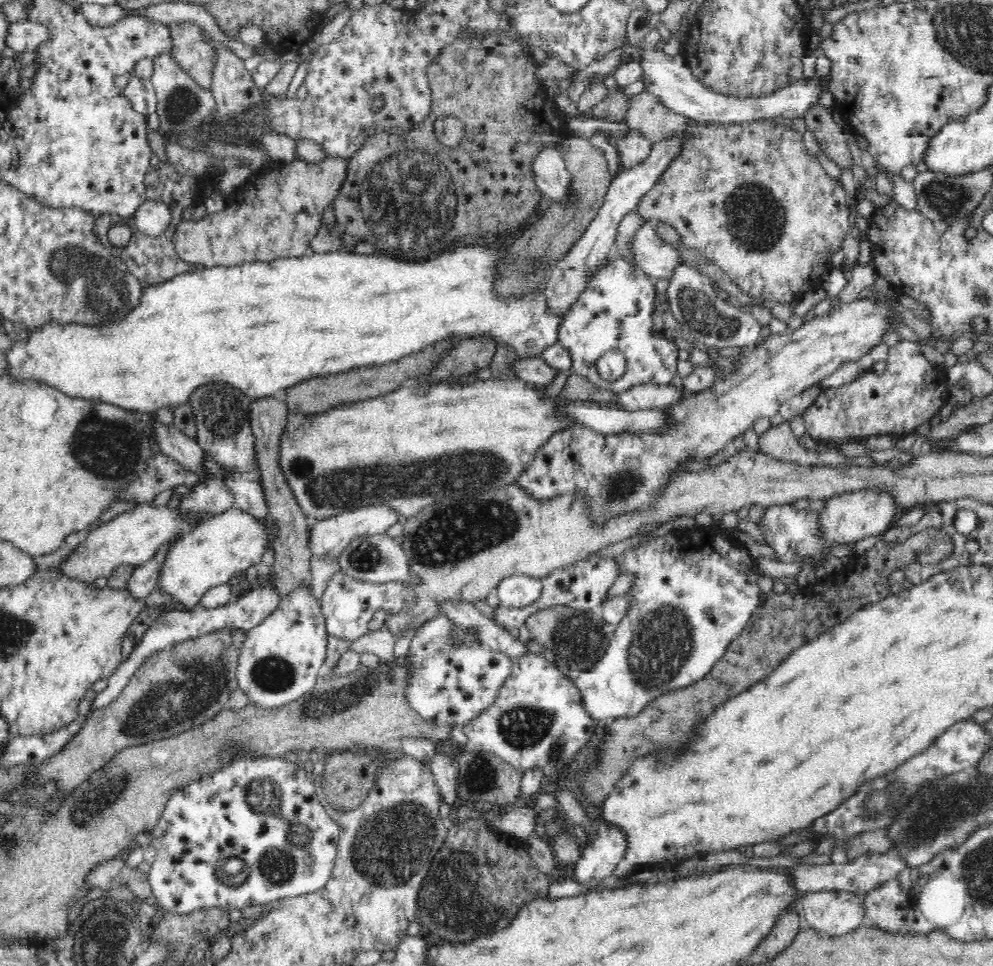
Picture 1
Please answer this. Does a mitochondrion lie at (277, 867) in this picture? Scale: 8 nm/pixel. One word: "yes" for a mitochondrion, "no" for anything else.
yes

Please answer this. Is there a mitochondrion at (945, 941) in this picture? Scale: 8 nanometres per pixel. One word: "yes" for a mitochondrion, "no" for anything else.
no

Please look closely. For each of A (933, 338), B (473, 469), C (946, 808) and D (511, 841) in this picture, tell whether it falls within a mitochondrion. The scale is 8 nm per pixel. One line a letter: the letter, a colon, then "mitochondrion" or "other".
A: other
B: mitochondrion
C: mitochondrion
D: other

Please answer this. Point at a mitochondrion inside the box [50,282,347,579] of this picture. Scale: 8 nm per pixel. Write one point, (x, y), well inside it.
(110, 448)

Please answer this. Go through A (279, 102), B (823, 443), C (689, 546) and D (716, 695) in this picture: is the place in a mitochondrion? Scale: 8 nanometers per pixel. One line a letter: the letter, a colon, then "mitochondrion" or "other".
A: other
B: other
C: other
D: other

